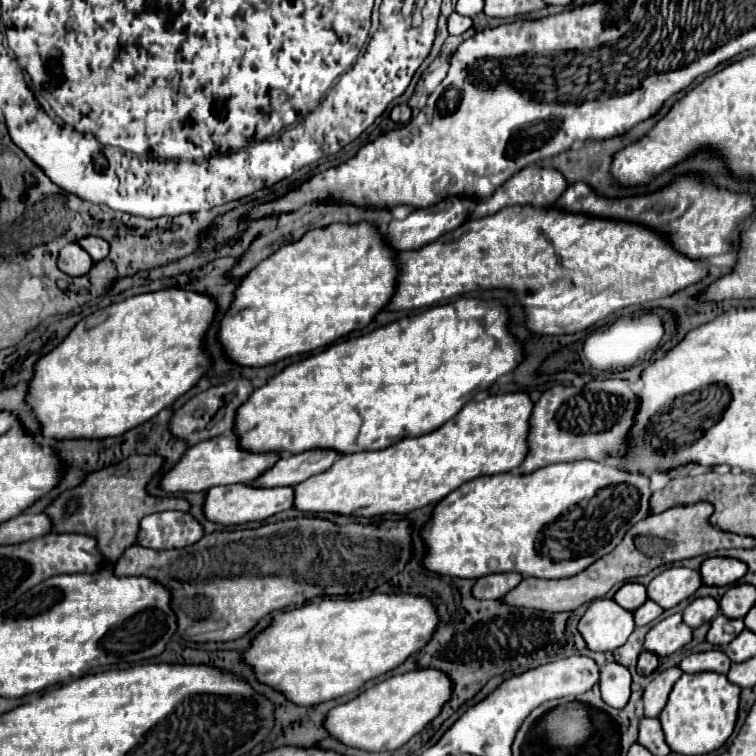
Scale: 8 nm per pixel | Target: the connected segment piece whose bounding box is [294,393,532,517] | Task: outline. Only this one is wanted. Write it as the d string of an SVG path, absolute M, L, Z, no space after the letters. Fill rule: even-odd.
M506 393L506 395L488 395L484 401L470 401L462 407L456 417L444 423L440 429L404 439L392 447L380 451L362 451L360 455L344 455L334 461L326 471L298 483L294 487L294 507L304 513L338 513L354 517L376 517L384 513L406 515L414 509L420 509L430 503L438 503L448 493L458 489L462 483L482 477L508 473L520 467L526 457L526 431L528 419L532 413L532 401L526 393Z

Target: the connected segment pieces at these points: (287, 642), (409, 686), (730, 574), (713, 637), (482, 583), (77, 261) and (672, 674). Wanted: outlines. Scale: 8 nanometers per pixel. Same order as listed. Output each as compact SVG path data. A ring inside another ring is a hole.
M384 593L356 601L322 599L272 617L270 625L262 629L242 653L242 661L252 667L260 683L280 691L294 705L312 707L322 701L338 699L346 693L358 691L366 681L402 665L412 653L428 643L432 631L436 631L436 611L432 611L432 603L428 603L428 599Z
M416 669L404 675L388 677L386 681L366 689L352 701L336 705L326 715L324 729L328 731L330 737L354 749L370 753L396 751L440 713L442 705L450 699L450 691L452 681L442 671Z
M710 557L704 559L704 563L700 565L700 577L704 581L704 585L732 585L738 579L742 579L742 575L748 571L748 567L738 561L738 559L728 559L728 557Z
M718 615L712 621L712 627L706 635L706 641L712 645L718 645L718 647L726 647L742 629L744 629L742 619L728 619L724 615Z
M486 575L480 577L472 587L474 599L500 599L504 597L512 587L516 587L524 577L522 575Z
M70 243L70 245L64 245L60 251L58 251L58 269L72 275L72 277L78 277L78 275L86 275L92 267L92 259L86 255L86 251L78 245L78 243Z
M670 667L666 671L660 671L660 673L654 673L652 681L648 683L646 691L644 691L644 715L646 717L658 717L660 711L664 709L666 701L668 701L668 695L674 687L674 683L680 679L682 671L680 667Z

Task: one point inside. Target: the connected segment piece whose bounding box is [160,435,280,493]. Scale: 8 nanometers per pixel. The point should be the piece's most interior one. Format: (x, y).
(220, 461)

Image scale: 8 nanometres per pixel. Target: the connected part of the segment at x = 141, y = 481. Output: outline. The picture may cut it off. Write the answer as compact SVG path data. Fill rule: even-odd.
M132 455L132 457L128 457L128 459L124 459L124 461L116 463L116 465L110 465L110 467L104 467L104 469L100 469L100 471L94 471L94 473L86 475L86 479L84 479L78 487L70 489L70 491L66 491L66 493L62 493L62 495L58 495L58 497L44 509L44 513L46 513L46 515L50 517L50 521L52 521L52 533L68 533L68 531L72 531L72 533L90 535L90 537L96 539L96 547L98 547L98 551L104 555L104 559L106 559L108 563L116 563L116 561L120 559L120 555L122 555L130 545L136 543L138 525L140 525L140 521L142 521L146 515L158 513L158 511L168 511L168 509L188 511L188 503L186 503L186 499L182 499L182 497L156 499L156 497L146 495L144 487L146 487L146 483L152 479L152 475L162 467L162 463L164 463L162 457L158 457L158 455ZM72 495L76 495L76 497L80 499L80 509L76 511L76 515L58 515L58 511L64 509L66 501L68 501Z

